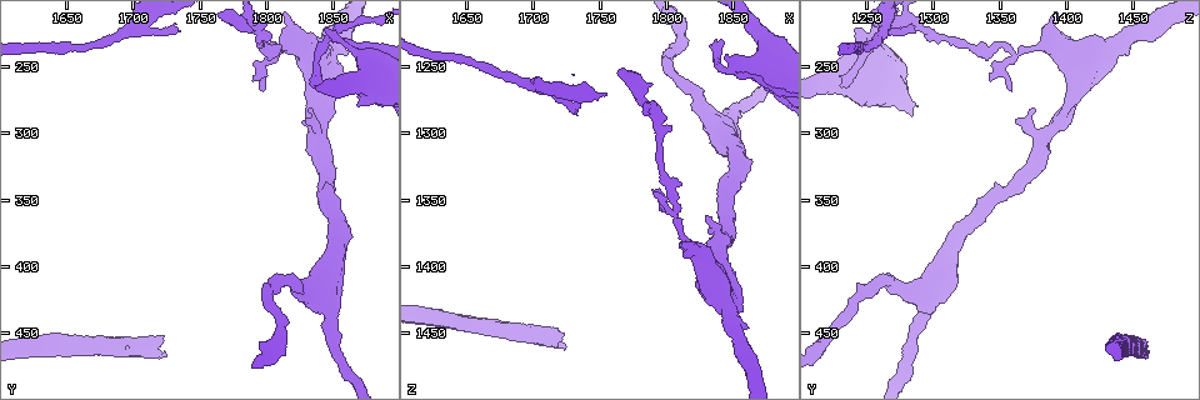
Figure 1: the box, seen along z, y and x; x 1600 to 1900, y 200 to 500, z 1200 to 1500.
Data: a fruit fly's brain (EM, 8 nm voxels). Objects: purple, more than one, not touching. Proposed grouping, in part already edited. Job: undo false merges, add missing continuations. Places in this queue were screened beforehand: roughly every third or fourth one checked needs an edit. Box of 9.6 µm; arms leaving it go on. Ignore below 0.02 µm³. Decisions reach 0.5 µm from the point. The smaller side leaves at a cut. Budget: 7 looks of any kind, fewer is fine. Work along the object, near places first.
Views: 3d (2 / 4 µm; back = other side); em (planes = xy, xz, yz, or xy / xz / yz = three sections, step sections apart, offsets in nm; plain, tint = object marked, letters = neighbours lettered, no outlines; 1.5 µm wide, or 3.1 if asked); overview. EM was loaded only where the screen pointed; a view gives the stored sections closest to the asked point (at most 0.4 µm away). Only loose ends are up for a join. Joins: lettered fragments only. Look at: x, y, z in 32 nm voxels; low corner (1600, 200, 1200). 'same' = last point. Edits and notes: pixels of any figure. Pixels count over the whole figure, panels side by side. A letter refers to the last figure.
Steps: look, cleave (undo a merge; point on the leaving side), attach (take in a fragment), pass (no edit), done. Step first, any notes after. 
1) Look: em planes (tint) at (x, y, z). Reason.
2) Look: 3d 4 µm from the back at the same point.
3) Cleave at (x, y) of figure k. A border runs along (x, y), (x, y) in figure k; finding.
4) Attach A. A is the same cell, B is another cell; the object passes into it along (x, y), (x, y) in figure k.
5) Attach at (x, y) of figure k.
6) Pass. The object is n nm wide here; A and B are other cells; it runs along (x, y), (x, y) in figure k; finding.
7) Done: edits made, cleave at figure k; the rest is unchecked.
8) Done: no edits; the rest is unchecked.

Look: em planes (letters) at (1732, 226, 1286). Branch stops here.

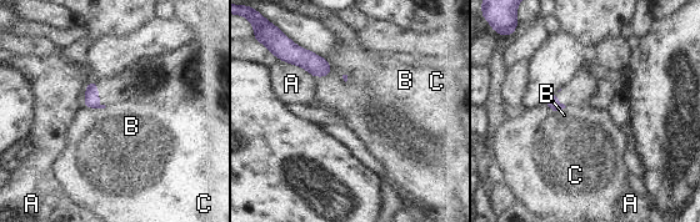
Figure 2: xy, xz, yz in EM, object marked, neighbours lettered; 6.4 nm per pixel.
Pass. A, B and C are other cells; no lettered fragment goes on from it.

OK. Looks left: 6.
Look: 3d 2 µm at (1848, 226, 1252). Abrupt turn.

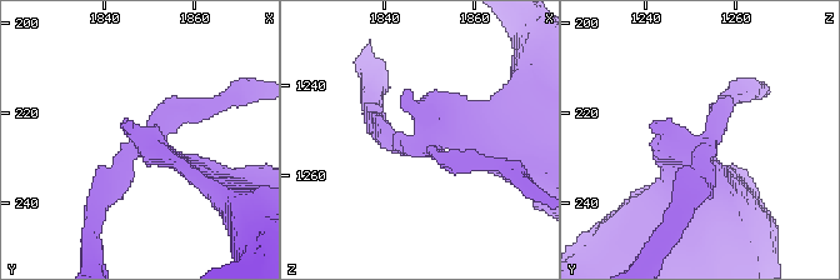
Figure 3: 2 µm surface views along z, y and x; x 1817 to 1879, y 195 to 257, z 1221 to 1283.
Look: em planes (letters) at (1850, 227, 1254). 3 arms meet here.

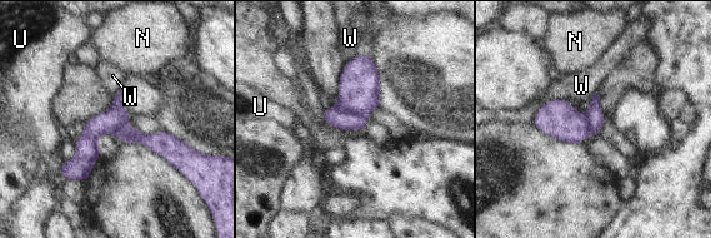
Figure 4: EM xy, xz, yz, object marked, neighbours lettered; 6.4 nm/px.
Cleave at (336, 117) of figure 4. The longest contact is with W, 300 nm; N, U and W are other cells; the part that leaves runs along (120, 97), (69, 177) in figure 4; a second neuron is stuck on.

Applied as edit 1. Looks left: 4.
Look: 3d 2 µm at (1724, 470, 1460). Long arm stops here.

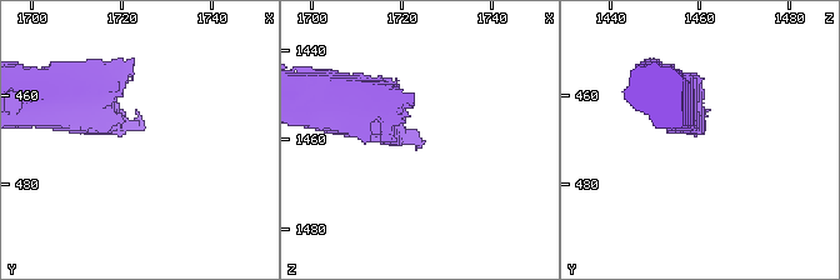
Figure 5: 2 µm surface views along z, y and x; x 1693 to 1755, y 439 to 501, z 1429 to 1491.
Look: em xz step 8 (letters) at (1725, 468, 1460). Shape alone is not enough.

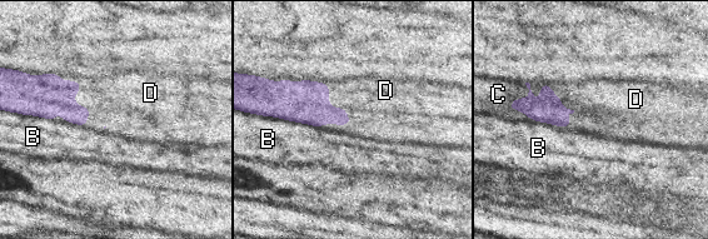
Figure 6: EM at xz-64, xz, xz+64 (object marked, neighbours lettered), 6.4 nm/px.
Look: em planes (letters) at the same point. Cut it another way.

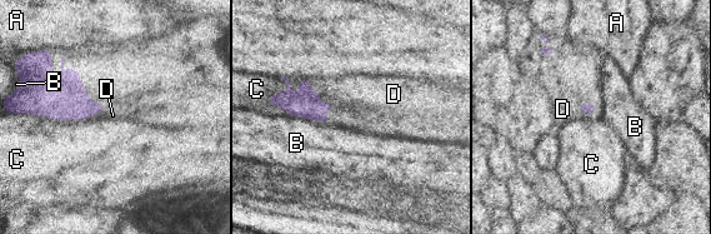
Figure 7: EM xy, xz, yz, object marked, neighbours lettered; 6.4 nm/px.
Attach D. The longest contact is with B, 260 nm; D is the same cell, A, B and C are other cells; the neuron continues.

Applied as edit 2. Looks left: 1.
Done: edits made, cleave at figure 4, attach at figure 7; the rest is unchecked.

